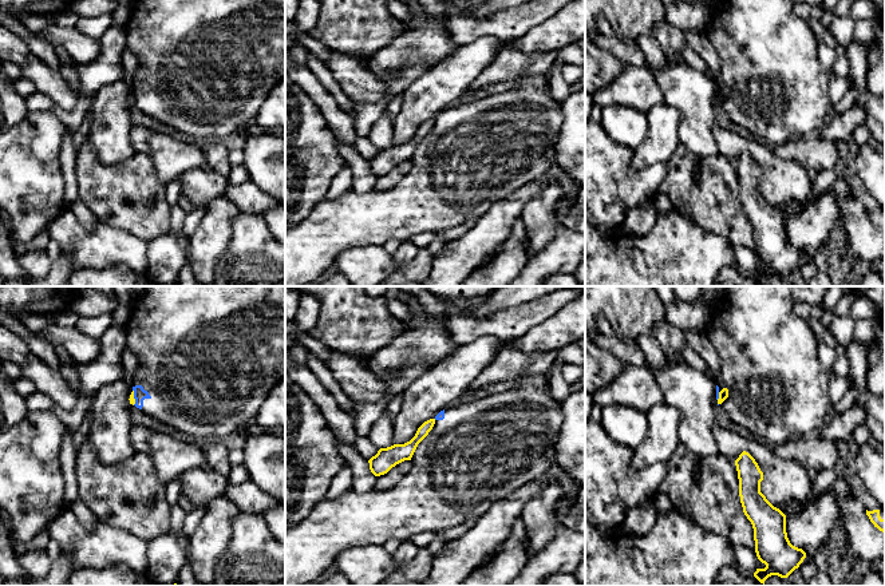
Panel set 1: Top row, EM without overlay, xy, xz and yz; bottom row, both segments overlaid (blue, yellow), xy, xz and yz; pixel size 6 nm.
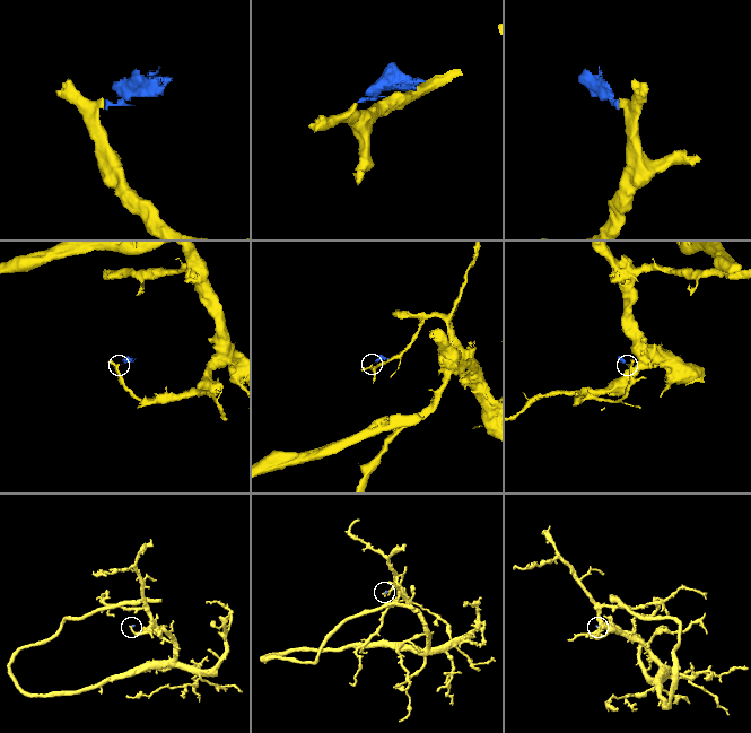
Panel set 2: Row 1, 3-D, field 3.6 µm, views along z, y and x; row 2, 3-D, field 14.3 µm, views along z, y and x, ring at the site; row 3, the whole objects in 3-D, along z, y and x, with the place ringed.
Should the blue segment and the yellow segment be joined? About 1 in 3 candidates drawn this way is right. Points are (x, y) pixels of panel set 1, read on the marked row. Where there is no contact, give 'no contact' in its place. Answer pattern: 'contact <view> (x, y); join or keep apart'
contact xy (134, 398); keep apart

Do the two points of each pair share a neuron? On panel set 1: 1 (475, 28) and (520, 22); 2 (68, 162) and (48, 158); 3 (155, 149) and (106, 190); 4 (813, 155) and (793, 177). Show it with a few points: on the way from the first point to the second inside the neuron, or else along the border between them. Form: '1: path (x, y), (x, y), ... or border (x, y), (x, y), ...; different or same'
1: path (486, 26), (509, 24); same
2: border (67, 130), (59, 154), (64, 185), (63, 191); different
3: border (137, 151), (151, 159), (162, 182); different
4: border (774, 151), (782, 159), (797, 161), (806, 170); different

